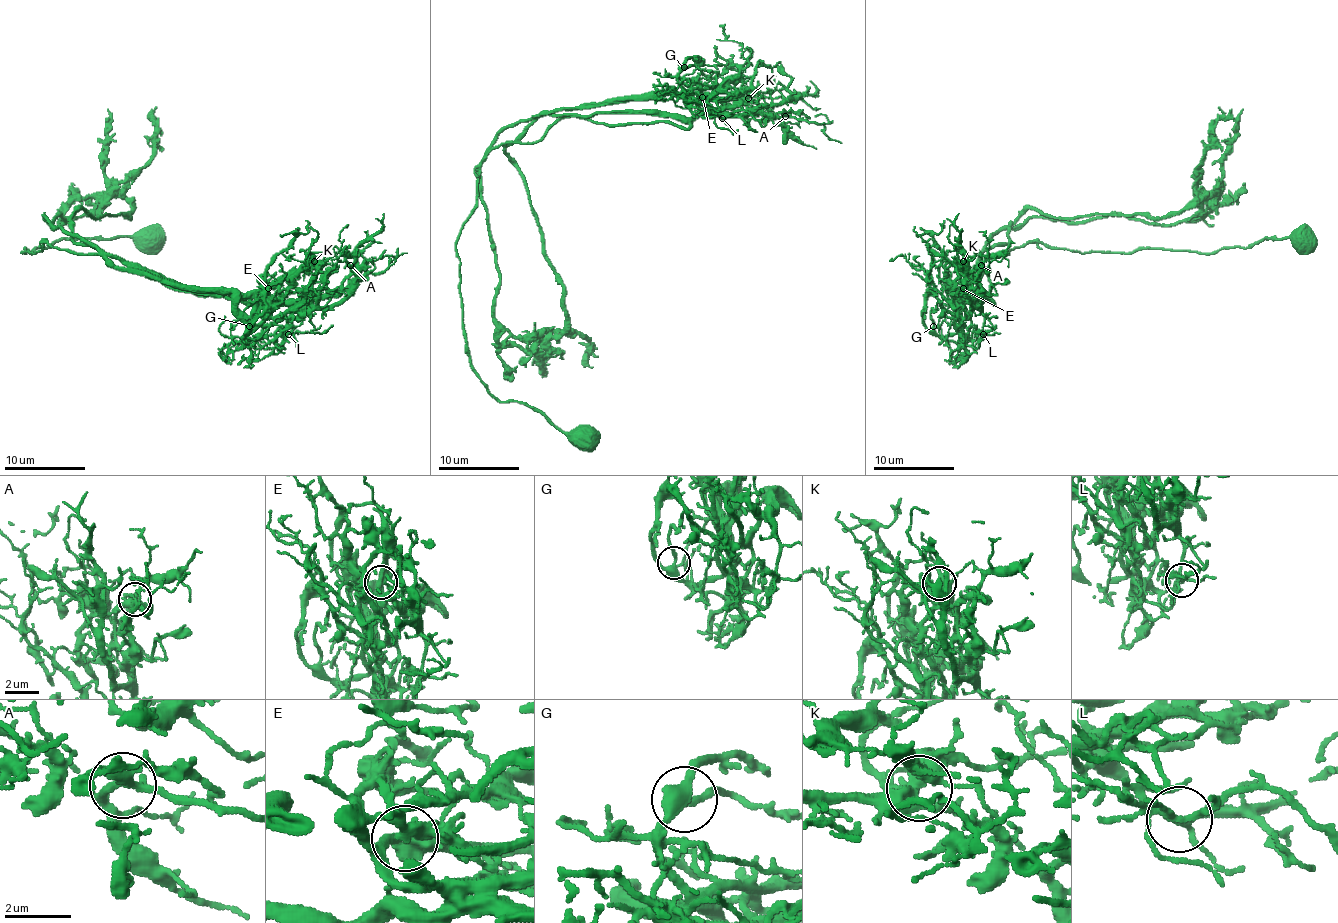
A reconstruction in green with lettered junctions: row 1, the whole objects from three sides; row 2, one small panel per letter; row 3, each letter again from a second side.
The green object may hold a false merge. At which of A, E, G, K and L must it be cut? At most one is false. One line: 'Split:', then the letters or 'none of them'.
Split: E

